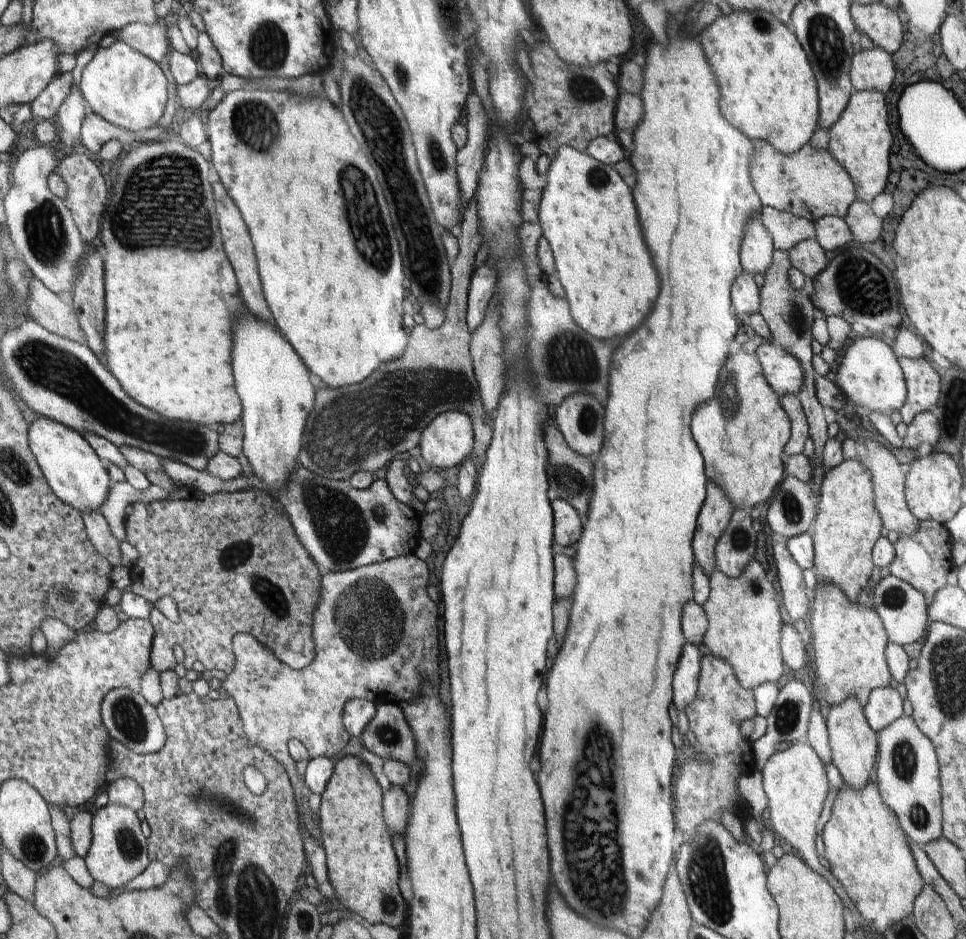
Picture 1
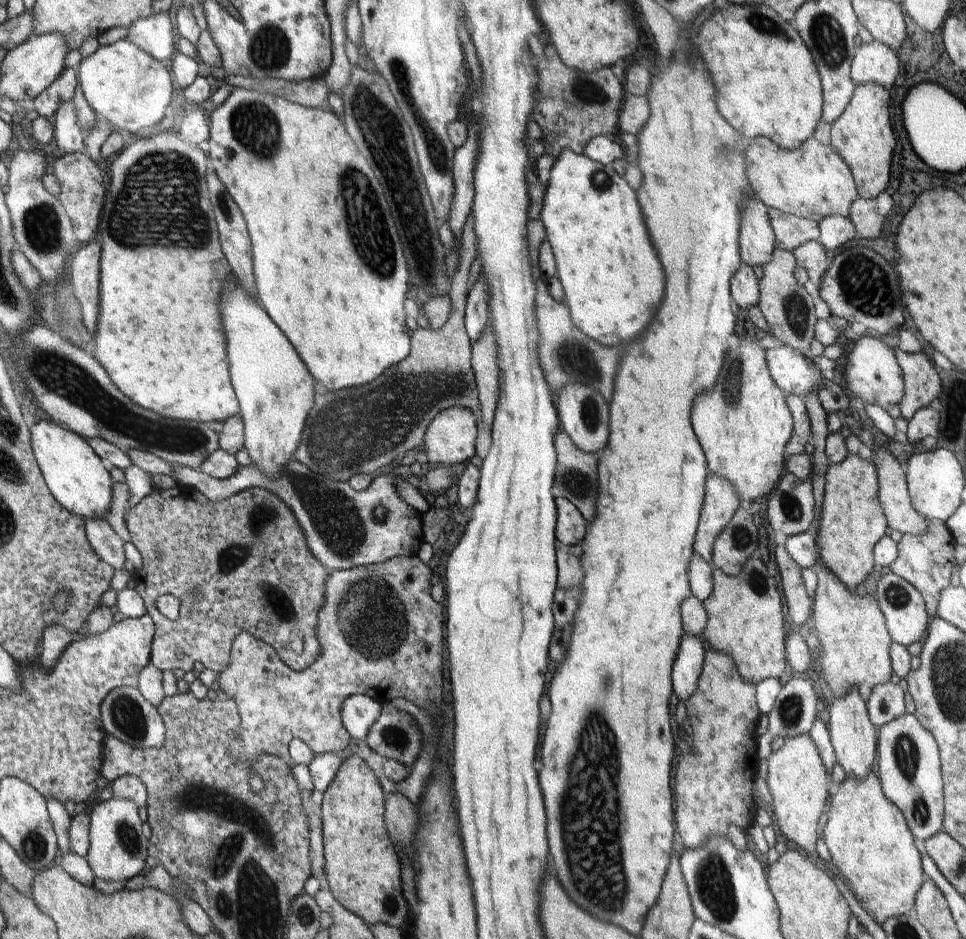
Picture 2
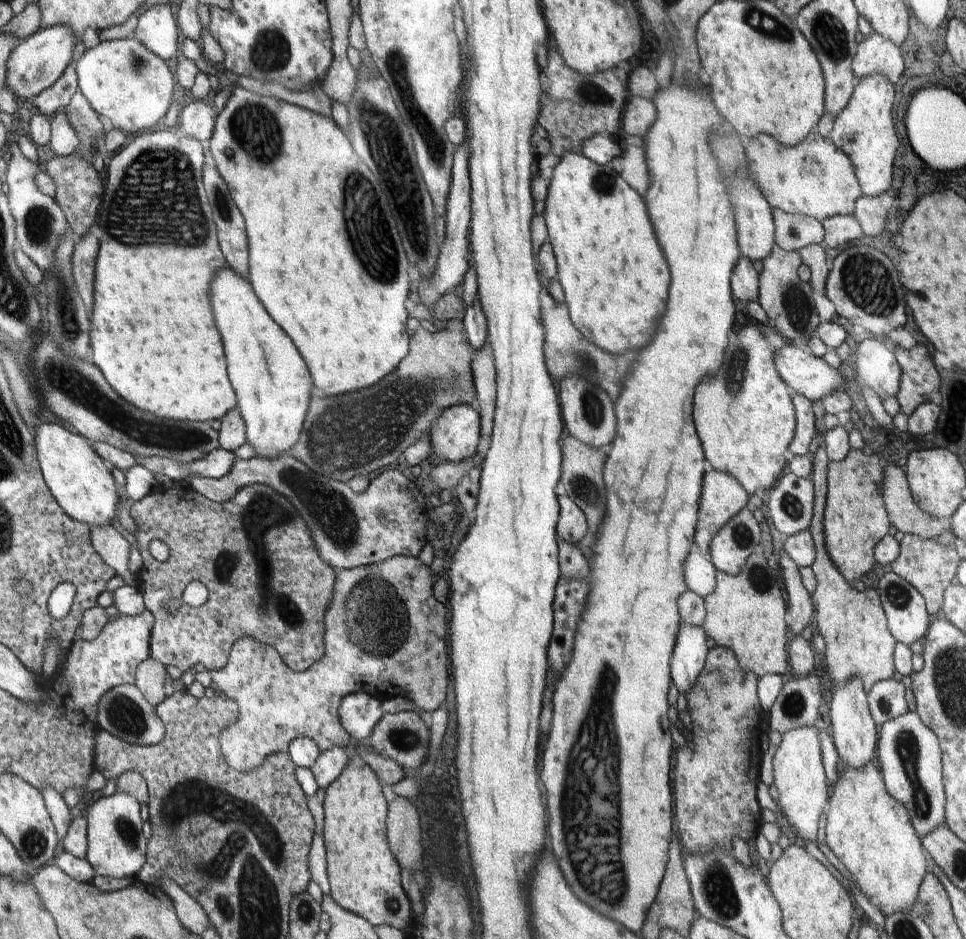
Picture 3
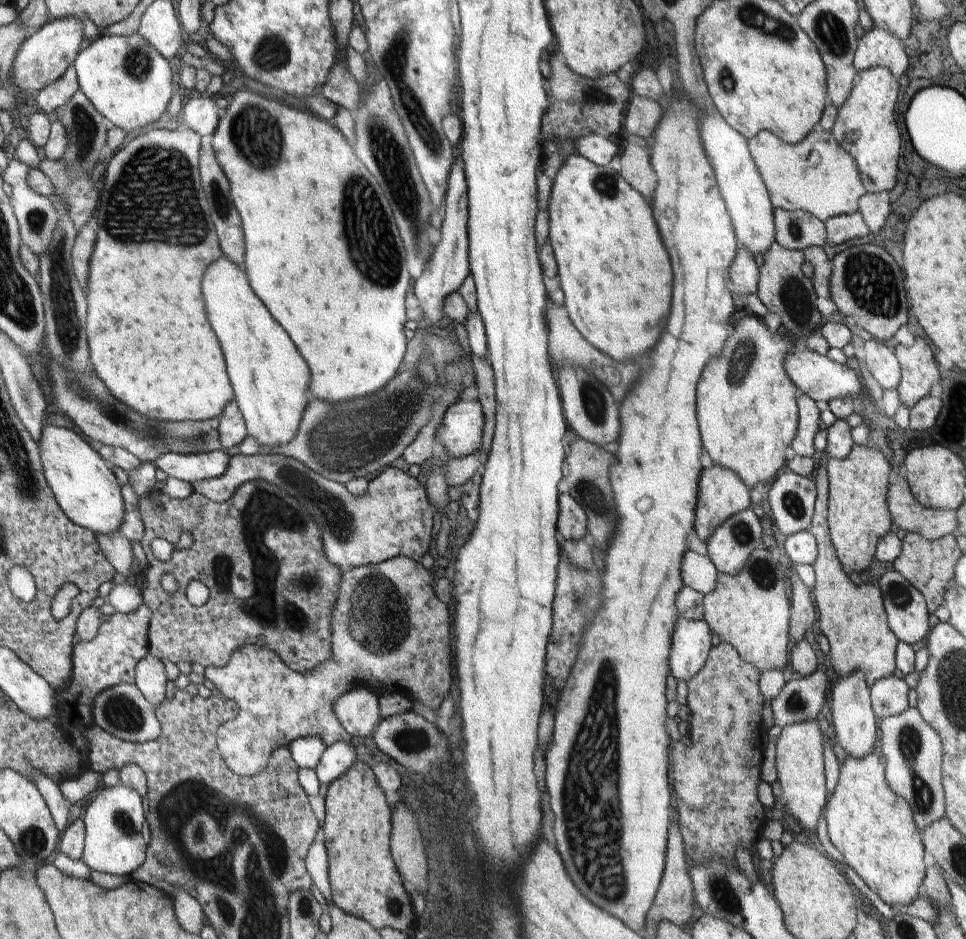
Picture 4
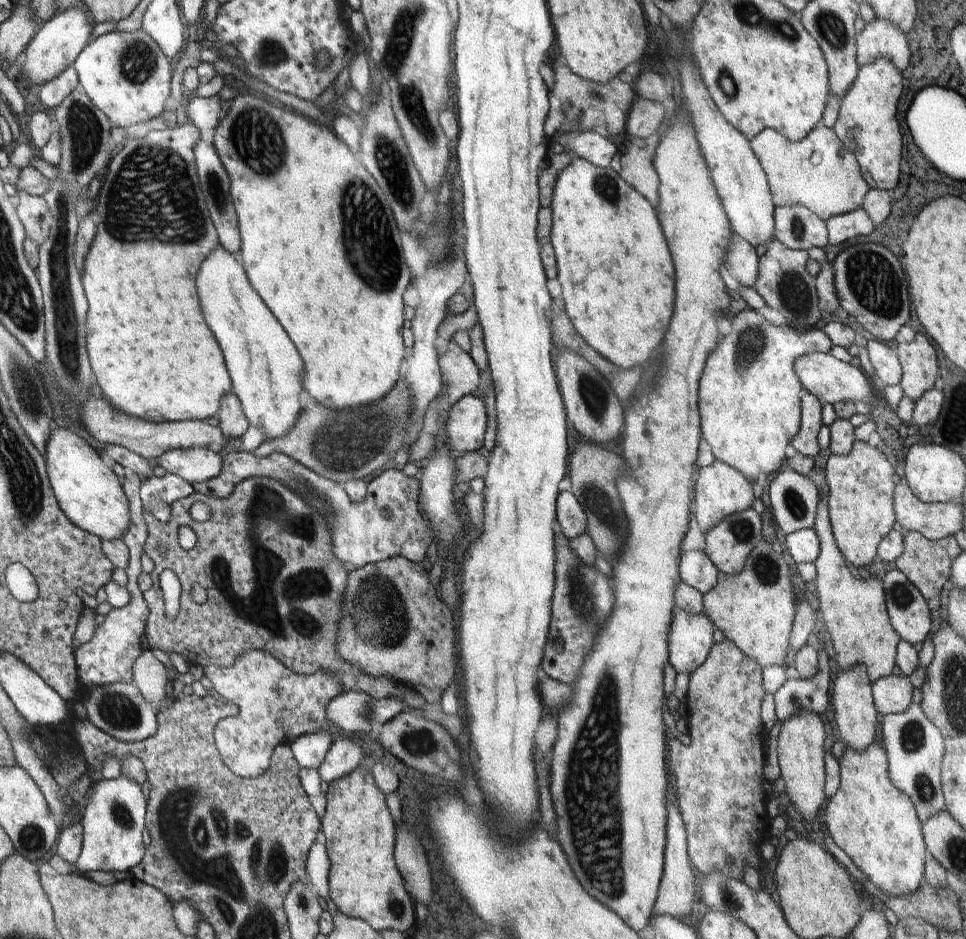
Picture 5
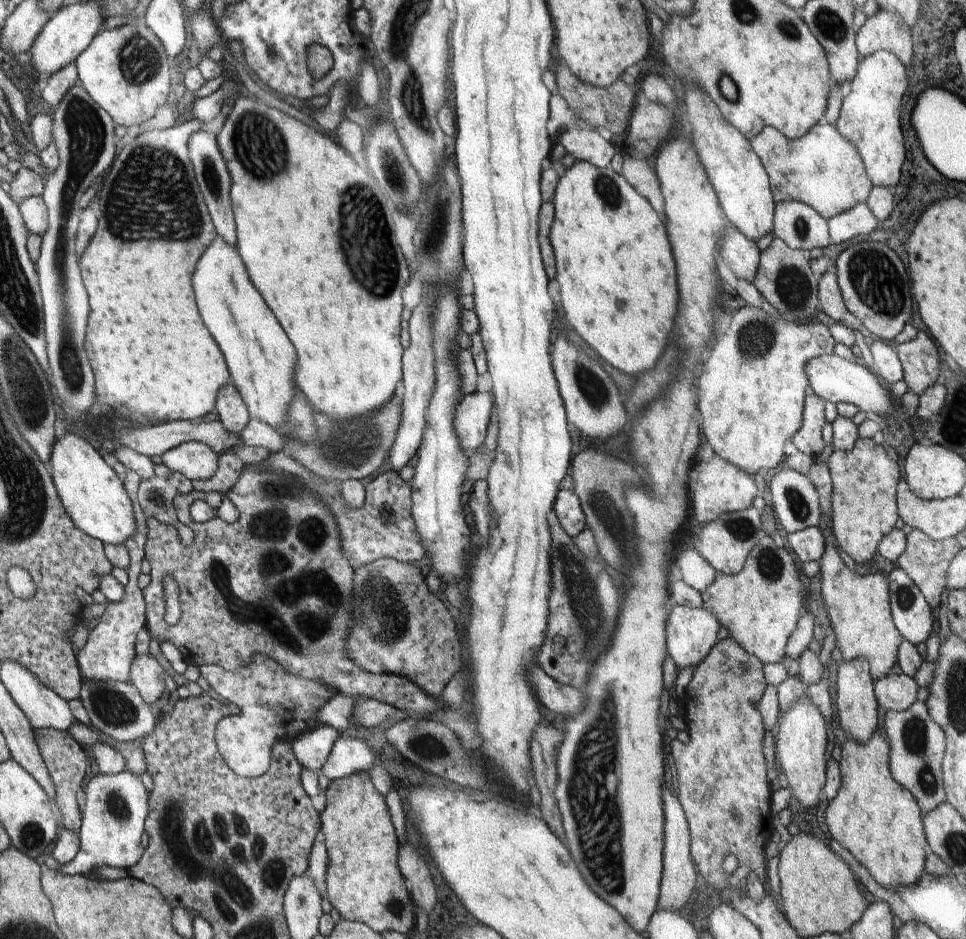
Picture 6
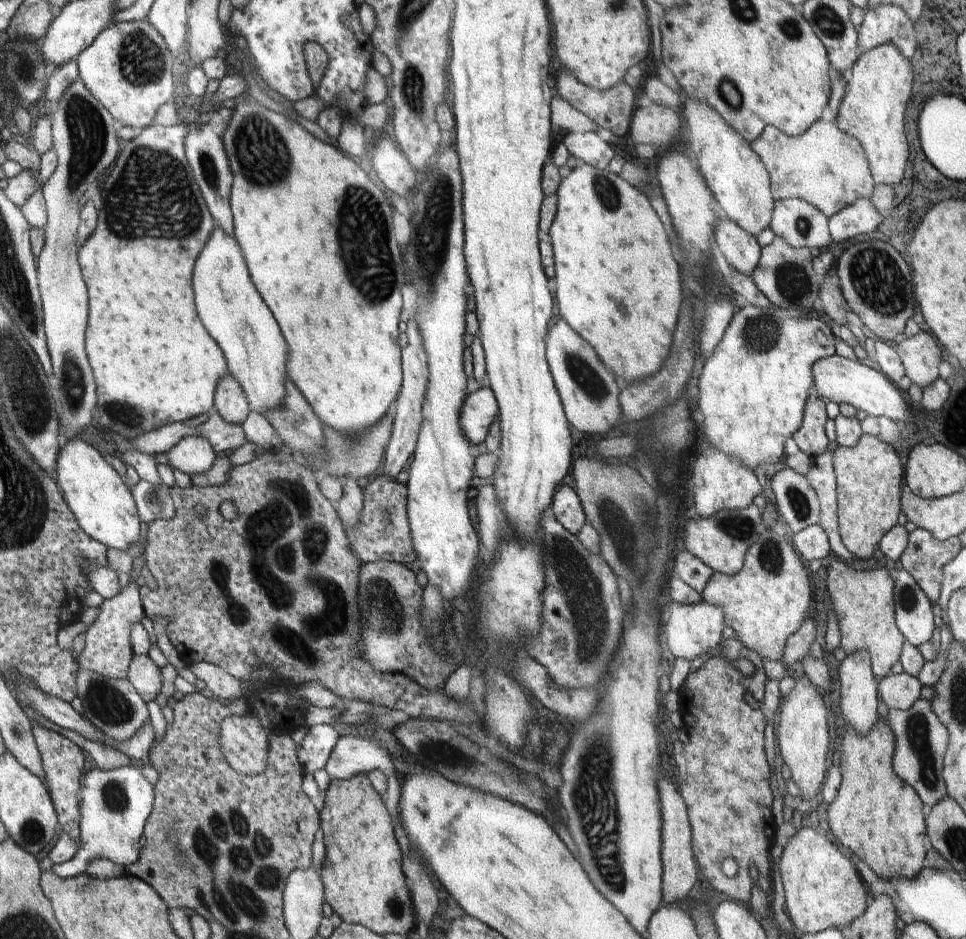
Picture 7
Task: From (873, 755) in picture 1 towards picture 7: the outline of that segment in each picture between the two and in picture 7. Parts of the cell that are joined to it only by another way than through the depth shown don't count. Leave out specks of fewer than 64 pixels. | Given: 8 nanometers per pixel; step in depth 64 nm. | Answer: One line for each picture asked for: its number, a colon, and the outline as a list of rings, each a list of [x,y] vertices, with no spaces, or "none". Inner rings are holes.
2: [[[851,688],[845,696],[837,696],[833,700],[833,704],[827,708],[827,732],[829,732],[829,740],[831,740],[831,748],[835,754],[835,762],[841,766],[841,770],[845,772],[845,778],[865,778],[869,770],[875,770],[875,762],[877,762],[877,736],[875,736],[875,728],[869,722],[869,712],[865,708],[867,702],[863,702],[863,698],[859,696],[859,692],[855,688]]]
3: [[[859,676],[845,680],[843,684],[835,686],[829,702],[829,724],[831,724],[831,740],[839,760],[849,768],[863,768],[869,760],[873,760],[875,744],[877,744],[877,730],[875,722],[869,714],[869,694],[865,694]]]
4: [[[863,672],[849,674],[847,678],[839,678],[835,686],[831,688],[831,724],[835,730],[835,740],[841,746],[841,750],[847,754],[847,758],[861,760],[873,752],[875,746],[875,714],[869,700],[869,684],[865,682]]]
5: [[[853,666],[851,670],[845,670],[845,672],[839,670],[837,672],[833,694],[831,694],[831,704],[835,706],[833,708],[833,716],[835,716],[833,720],[835,720],[835,726],[839,730],[839,736],[845,744],[845,748],[855,750],[855,752],[867,750],[875,742],[877,710],[875,710],[875,704],[873,704],[871,682],[869,682],[865,666]]]
6: [[[851,660],[851,662],[839,662],[837,674],[835,674],[835,708],[837,708],[837,724],[847,734],[849,740],[857,744],[865,744],[875,734],[877,724],[877,700],[873,692],[873,680],[869,672],[867,660]]]
7: [[[855,652],[843,658],[839,664],[839,712],[843,720],[859,734],[865,736],[877,722],[877,678],[871,670],[871,658],[867,652]]]

